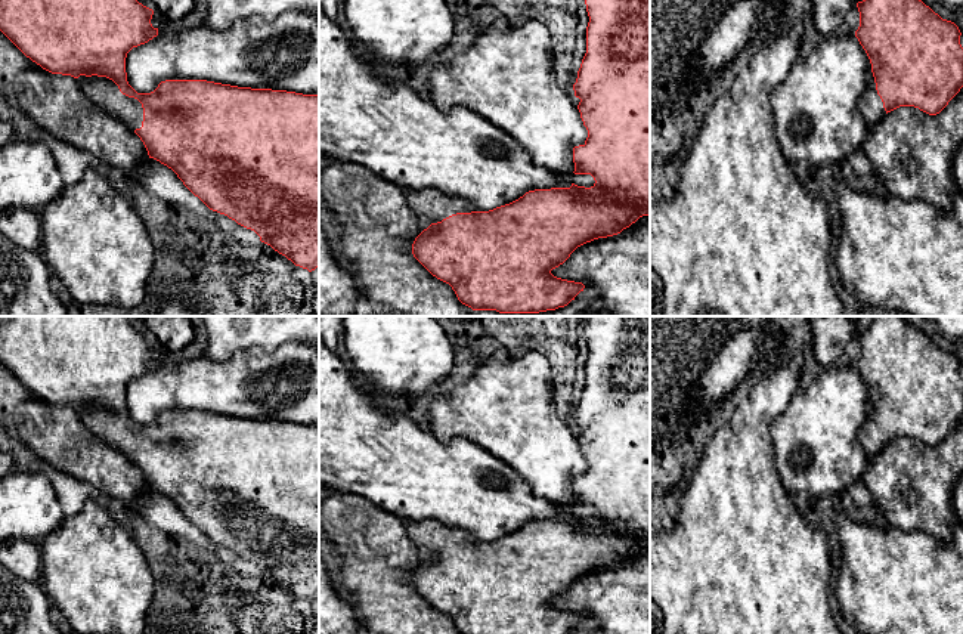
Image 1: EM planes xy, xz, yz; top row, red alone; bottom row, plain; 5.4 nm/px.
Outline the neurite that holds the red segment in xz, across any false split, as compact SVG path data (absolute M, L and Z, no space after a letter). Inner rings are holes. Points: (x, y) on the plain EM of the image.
M585 316L583 325L589 347L586 358L586 384L578 402L573 421L575 427L580 430L578 440L588 461L588 468L583 476L573 479L573 504L591 505L595 514L591 519L572 514L570 519L529 522L518 531L489 542L474 542L473 536L464 529L449 528L440 520L403 519L408 535L414 544L431 554L415 569L412 585L433 607L449 615L461 634L570 634L583 622L585 616L582 613L557 609L551 601L563 596L578 578L598 569L617 566L640 548L650 547L650 316Z

